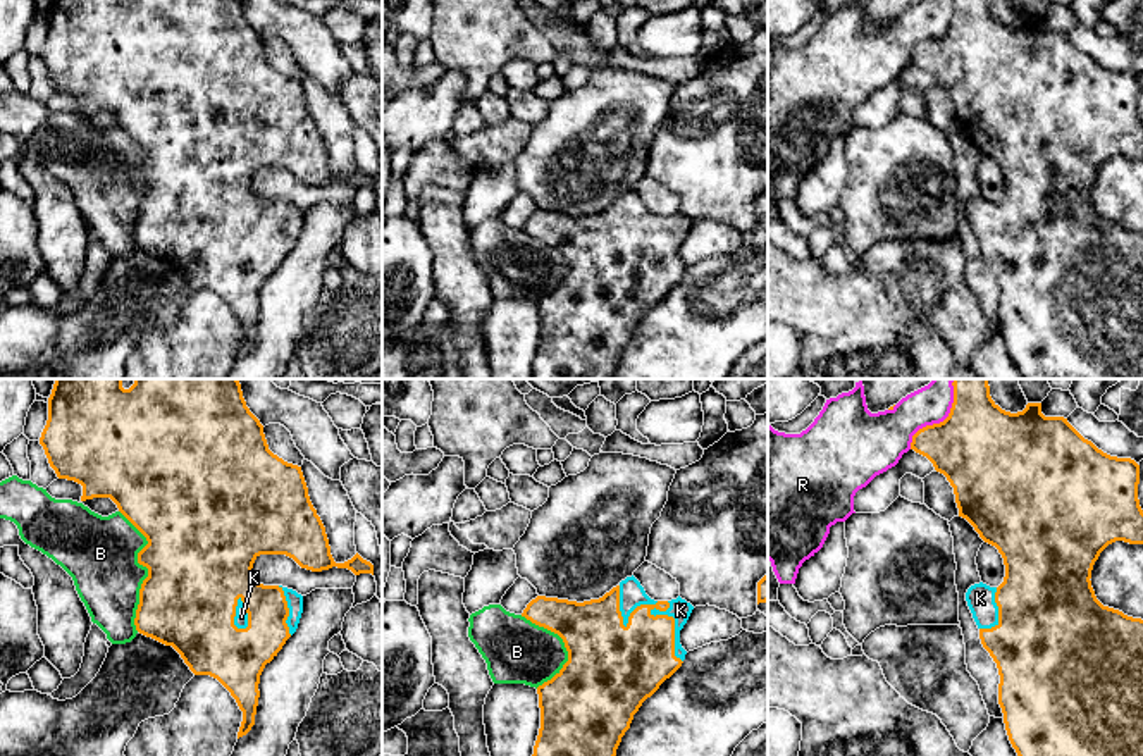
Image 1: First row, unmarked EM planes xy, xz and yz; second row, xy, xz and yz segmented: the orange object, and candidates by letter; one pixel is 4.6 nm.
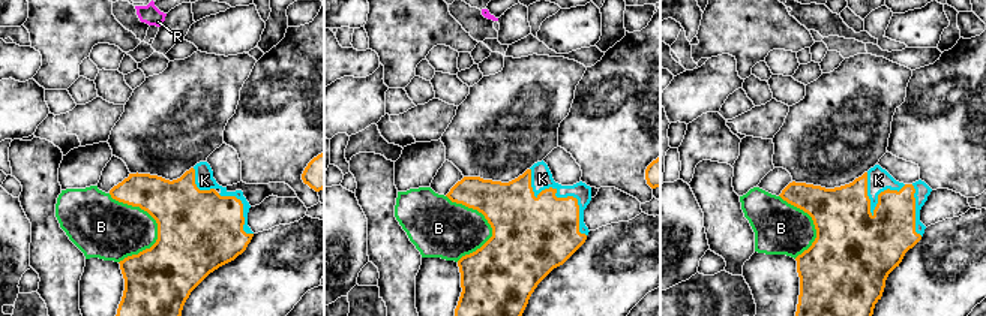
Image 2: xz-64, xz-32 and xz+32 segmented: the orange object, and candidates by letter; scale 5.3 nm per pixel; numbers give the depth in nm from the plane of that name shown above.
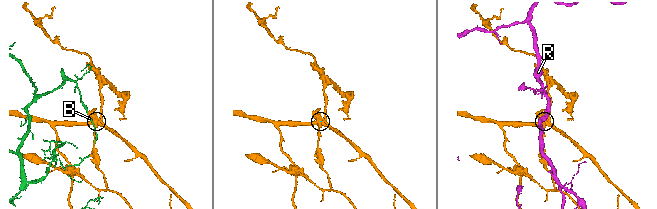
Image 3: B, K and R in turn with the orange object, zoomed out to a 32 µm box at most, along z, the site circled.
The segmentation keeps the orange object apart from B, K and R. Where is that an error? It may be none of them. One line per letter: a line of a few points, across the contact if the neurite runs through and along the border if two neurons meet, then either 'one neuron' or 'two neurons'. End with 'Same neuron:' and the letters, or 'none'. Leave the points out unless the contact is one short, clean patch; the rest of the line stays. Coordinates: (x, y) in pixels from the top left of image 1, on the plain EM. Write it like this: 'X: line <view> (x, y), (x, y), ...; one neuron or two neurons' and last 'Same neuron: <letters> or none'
B: two neurons
K: one neuron
R: two neurons
Same neuron: K

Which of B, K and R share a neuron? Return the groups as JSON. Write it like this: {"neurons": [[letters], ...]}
{"neurons": [["B"], ["K"], ["R"]]}

